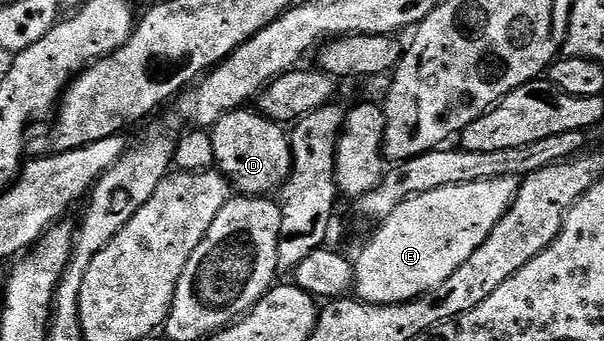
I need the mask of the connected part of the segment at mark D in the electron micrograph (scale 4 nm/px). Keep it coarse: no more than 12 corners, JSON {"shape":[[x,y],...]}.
{"shape":[[225,112],[209,129],[235,193],[269,197],[291,173],[283,125]]}

